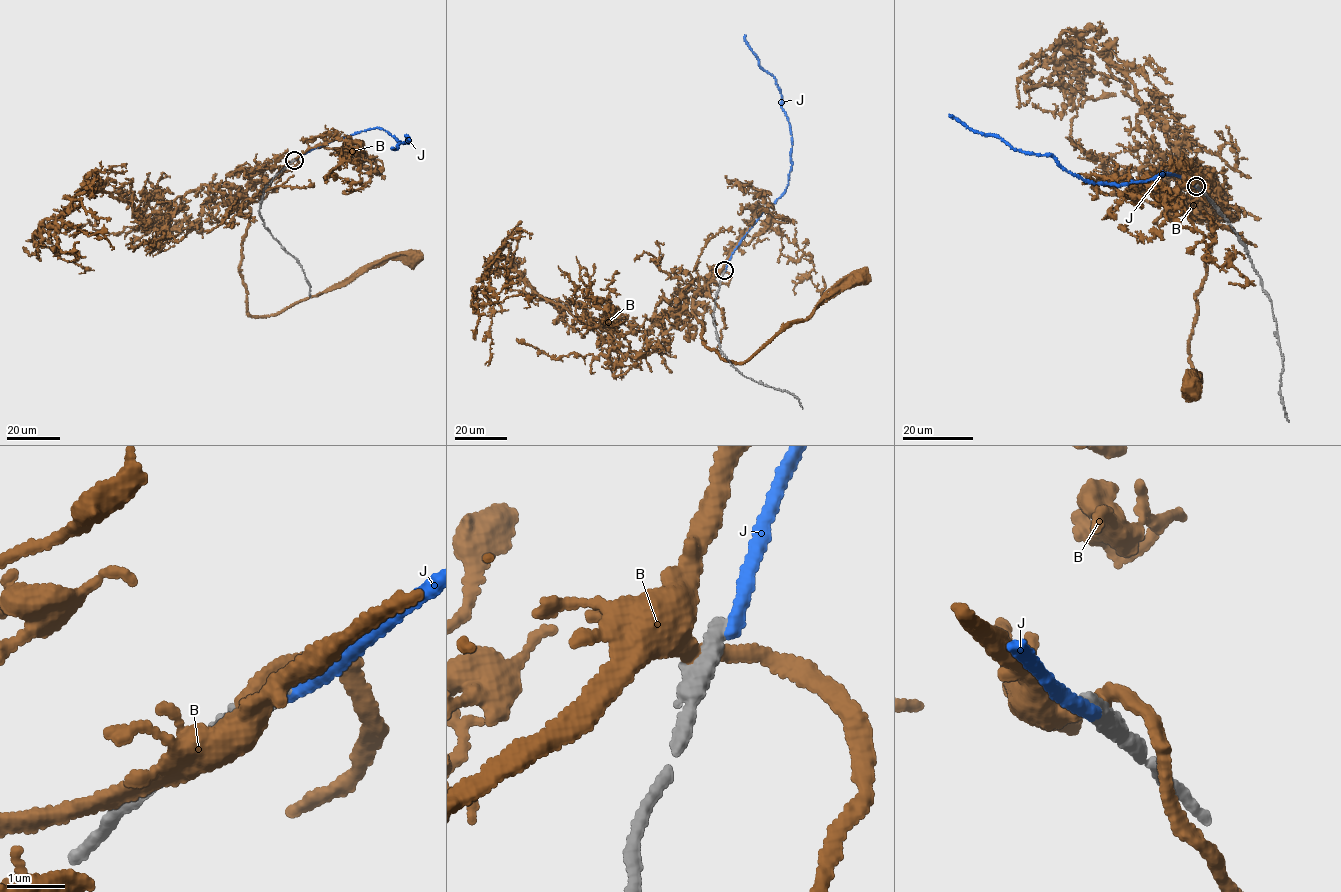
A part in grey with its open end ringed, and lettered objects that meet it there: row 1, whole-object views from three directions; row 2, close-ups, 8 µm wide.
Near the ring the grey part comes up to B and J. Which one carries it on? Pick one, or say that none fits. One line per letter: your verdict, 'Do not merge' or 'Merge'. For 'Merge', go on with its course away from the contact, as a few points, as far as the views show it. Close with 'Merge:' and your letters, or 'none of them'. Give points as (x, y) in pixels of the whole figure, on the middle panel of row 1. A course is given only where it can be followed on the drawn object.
B: Do not merge
J: Do not merge
Merge: none of them

